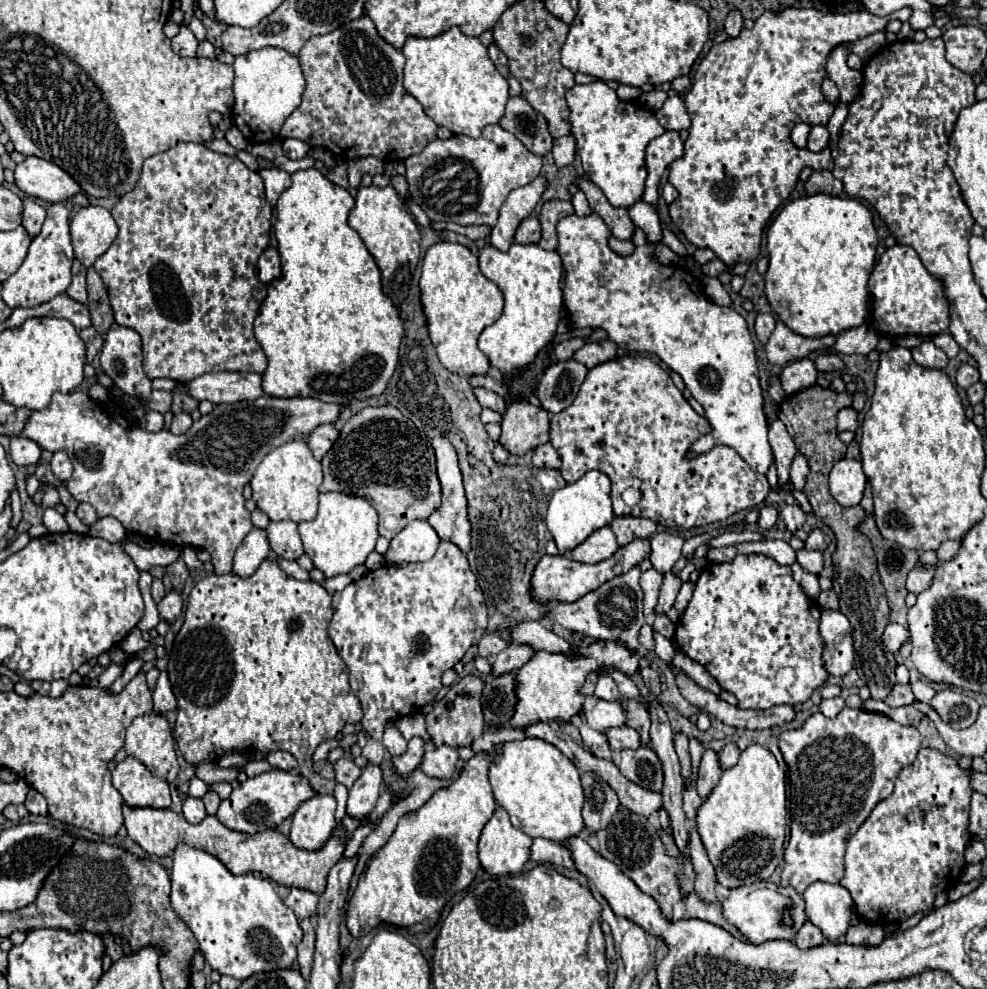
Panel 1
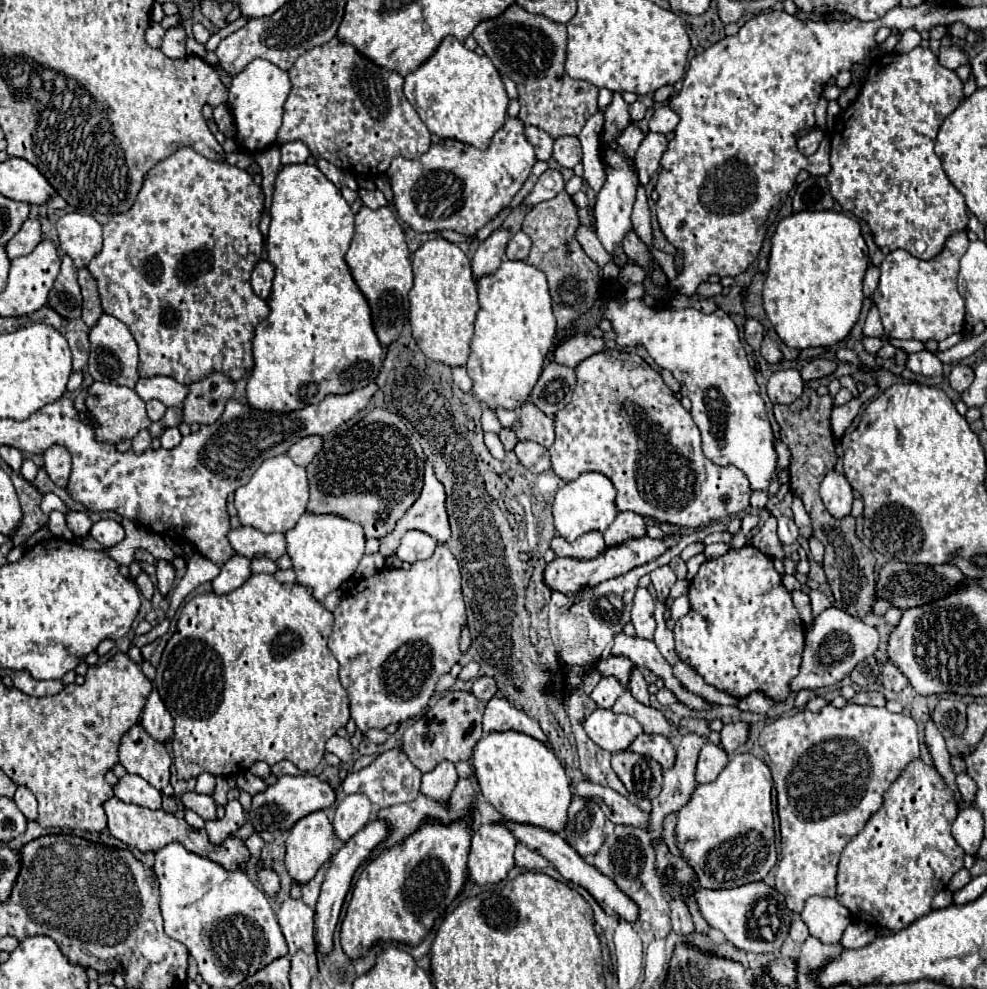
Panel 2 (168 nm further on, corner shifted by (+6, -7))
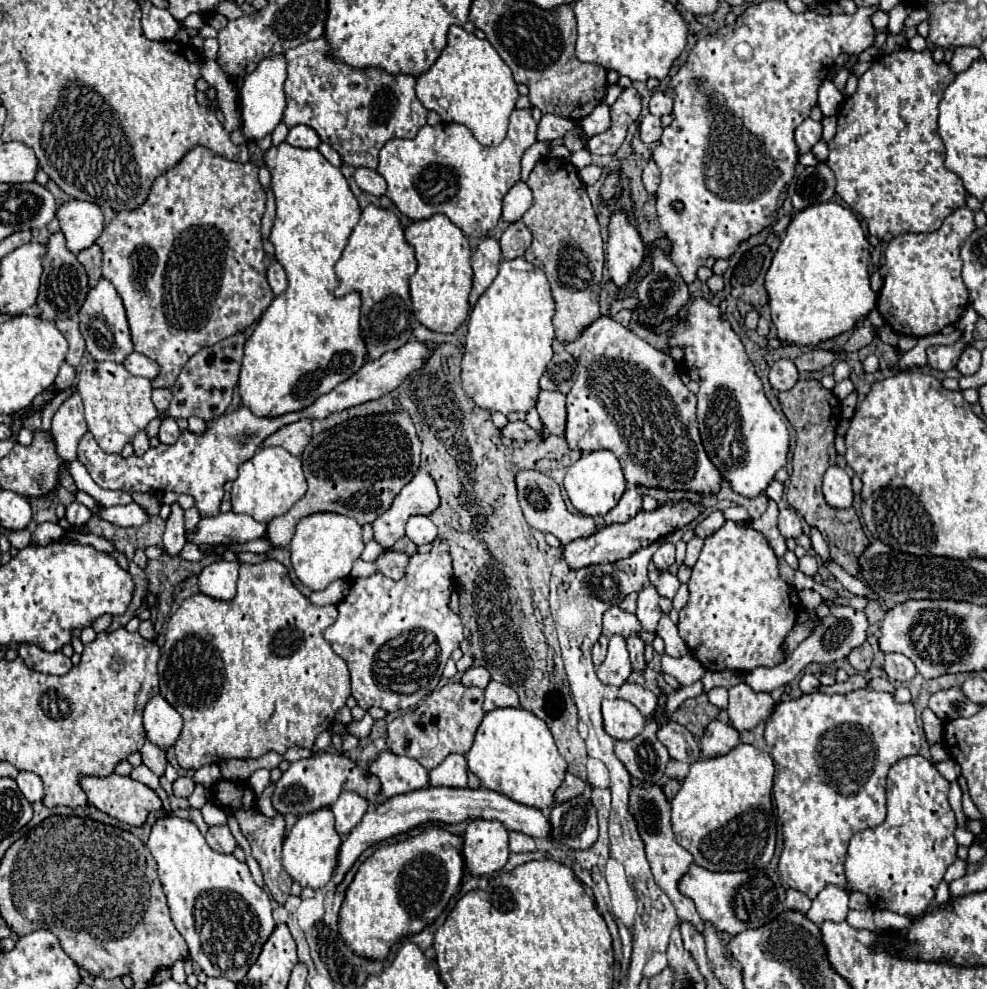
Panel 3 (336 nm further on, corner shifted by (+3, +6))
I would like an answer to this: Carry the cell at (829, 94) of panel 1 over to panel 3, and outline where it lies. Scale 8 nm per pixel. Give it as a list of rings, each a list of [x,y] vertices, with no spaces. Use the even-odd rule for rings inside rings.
[[[824,116],[824,118],[822,118],[822,126],[824,126],[822,138],[824,138],[826,142],[830,142],[830,140],[834,138],[834,134],[836,134],[836,118],[834,118],[834,116]]]

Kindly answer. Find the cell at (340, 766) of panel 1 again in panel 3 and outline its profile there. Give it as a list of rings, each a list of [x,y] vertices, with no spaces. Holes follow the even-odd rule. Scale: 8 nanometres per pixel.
[[[384,750],[368,764],[368,774],[380,780],[380,792],[386,798],[406,794],[428,784],[428,770],[414,758]]]

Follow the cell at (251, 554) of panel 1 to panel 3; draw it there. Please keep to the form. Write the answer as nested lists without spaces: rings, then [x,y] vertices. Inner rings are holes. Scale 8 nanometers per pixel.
[[[216,560],[208,564],[200,576],[200,592],[218,600],[232,600],[236,594],[236,580],[238,580],[238,562],[226,562],[226,560]]]

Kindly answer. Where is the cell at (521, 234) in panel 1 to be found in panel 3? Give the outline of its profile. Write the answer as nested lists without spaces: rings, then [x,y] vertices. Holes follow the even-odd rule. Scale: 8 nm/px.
[[[522,220],[512,222],[506,232],[500,238],[500,246],[502,246],[502,258],[512,260],[518,256],[524,256],[524,250],[530,246],[532,242],[532,234],[526,228],[526,224]]]

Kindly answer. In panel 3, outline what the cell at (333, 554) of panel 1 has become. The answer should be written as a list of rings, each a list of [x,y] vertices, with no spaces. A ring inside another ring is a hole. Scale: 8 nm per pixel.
[[[318,512],[302,518],[296,524],[296,534],[290,542],[292,568],[296,570],[300,582],[306,584],[310,590],[324,590],[330,582],[338,578],[348,578],[352,564],[360,558],[362,550],[364,542],[360,524],[350,516],[334,512]]]

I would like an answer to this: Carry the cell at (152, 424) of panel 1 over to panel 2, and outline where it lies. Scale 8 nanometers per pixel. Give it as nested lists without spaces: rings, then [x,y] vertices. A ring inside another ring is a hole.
[[[147,429],[139,431],[139,435],[133,437],[131,445],[133,445],[133,453],[137,453],[137,455],[145,453],[145,451],[151,447],[151,435],[149,435],[149,431],[147,431]]]

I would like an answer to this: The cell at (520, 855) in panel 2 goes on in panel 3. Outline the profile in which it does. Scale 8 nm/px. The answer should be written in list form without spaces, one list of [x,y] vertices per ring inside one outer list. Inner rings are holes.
[[[510,832],[510,852],[536,852],[536,842],[522,832]]]

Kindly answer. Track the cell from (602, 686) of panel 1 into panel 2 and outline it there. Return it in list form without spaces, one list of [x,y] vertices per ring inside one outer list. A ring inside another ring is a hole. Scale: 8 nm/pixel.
[[[603,677],[591,691],[591,699],[603,709],[611,709],[613,703],[619,699],[619,695],[623,695],[625,689],[627,687],[617,677]]]

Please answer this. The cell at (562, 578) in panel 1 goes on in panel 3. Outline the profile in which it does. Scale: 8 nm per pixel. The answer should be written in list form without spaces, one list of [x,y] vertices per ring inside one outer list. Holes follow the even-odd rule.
[[[676,502],[676,504],[664,504],[654,512],[638,512],[632,520],[624,522],[624,524],[610,524],[600,528],[596,534],[588,536],[588,538],[578,538],[570,544],[564,546],[564,558],[568,562],[568,566],[572,570],[580,570],[586,566],[594,566],[594,564],[610,564],[622,558],[628,558],[630,554],[634,554],[636,550],[650,546],[658,540],[664,540],[668,534],[684,528],[686,524],[690,524],[696,516],[700,514],[700,506],[690,504],[690,502]]]

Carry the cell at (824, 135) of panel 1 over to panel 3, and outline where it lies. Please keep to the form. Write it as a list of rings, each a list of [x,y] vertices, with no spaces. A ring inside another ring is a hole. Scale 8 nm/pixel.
[[[806,118],[798,128],[796,128],[796,144],[800,152],[810,152],[810,148],[822,138],[822,124],[814,122],[812,118]]]

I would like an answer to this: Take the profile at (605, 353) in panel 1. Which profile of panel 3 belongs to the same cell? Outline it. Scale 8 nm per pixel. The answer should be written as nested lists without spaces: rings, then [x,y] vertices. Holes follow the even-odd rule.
[[[538,162],[528,178],[528,186],[534,192],[534,204],[522,216],[522,222],[530,228],[534,240],[526,248],[524,258],[540,266],[552,286],[552,296],[556,302],[556,340],[562,344],[574,342],[574,338],[578,338],[578,334],[594,322],[594,318],[600,318],[598,298],[606,256],[596,212],[572,164],[564,164],[548,176],[542,162]]]

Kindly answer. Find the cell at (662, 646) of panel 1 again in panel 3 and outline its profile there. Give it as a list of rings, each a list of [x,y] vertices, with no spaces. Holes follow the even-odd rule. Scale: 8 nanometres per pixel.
[[[646,586],[638,592],[638,610],[636,610],[636,616],[642,624],[644,630],[648,632],[656,632],[656,624],[662,616],[662,610],[658,606],[658,600],[660,600],[660,594],[654,586]]]

